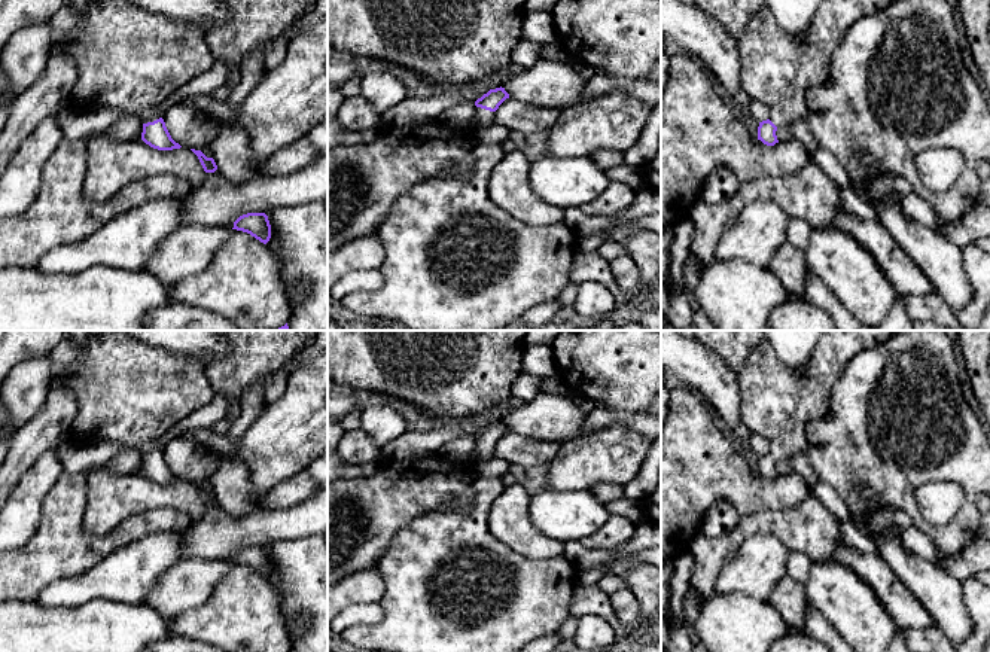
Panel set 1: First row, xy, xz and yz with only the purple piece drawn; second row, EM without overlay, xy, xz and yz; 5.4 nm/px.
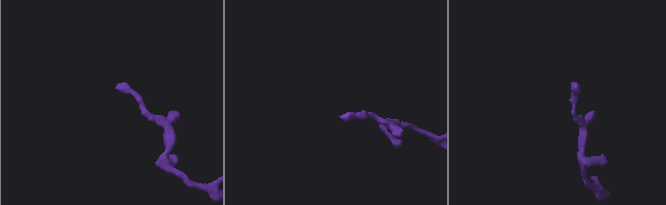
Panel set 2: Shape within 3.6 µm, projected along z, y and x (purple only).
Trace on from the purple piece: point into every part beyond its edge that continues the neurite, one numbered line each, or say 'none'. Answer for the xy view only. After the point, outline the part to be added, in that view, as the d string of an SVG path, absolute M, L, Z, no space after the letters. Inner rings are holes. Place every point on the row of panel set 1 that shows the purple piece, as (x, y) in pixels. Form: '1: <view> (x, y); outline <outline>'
1: xy (127, 58); outline M92 0L80 18L64 3L49 24L51 45L63 45L77 68L68 103L79 109L119 109L138 116L143 124L162 118L162 103L208 71L216 60L199 30L149 13L127 0Z

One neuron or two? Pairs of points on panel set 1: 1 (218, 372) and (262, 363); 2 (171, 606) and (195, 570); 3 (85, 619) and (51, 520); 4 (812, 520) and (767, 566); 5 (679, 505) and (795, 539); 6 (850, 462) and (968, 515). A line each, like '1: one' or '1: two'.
1: one
2: one
3: two
4: two
5: two
6: one

